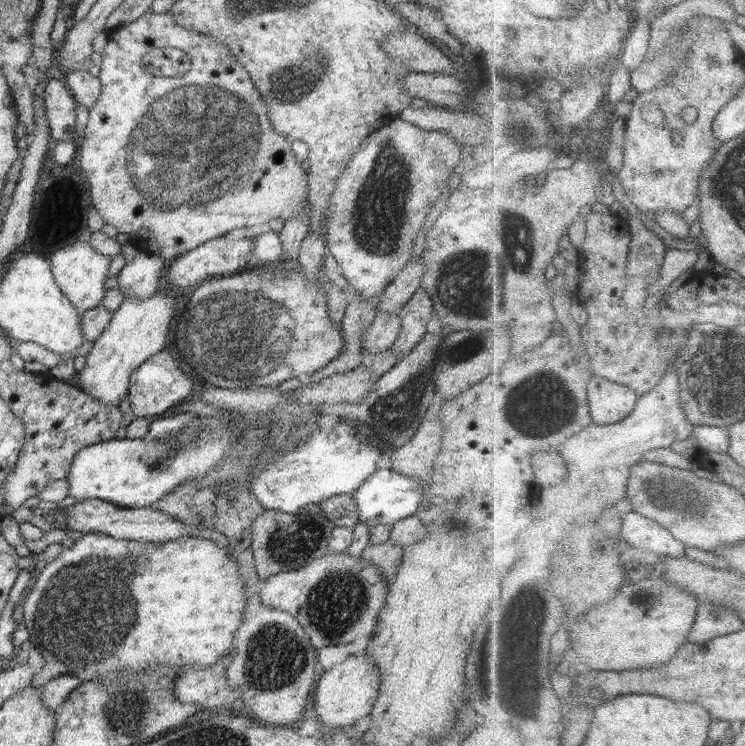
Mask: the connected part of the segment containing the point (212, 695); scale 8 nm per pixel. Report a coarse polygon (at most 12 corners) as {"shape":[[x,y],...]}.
{"shape":[[234,657],[206,668],[184,668],[174,680],[180,701],[198,711],[240,698],[226,679]]}

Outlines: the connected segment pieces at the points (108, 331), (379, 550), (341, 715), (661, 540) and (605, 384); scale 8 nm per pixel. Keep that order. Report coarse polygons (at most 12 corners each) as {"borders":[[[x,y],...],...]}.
{"borders":[[[177,292],[125,297],[86,354],[79,388],[119,405],[168,346]],[[388,539],[362,551],[382,571],[386,585],[402,563],[403,549]],[[366,653],[322,674],[312,693],[319,726],[355,730],[378,698]],[[623,507],[622,562],[658,564],[688,546],[660,522]],[[596,376],[590,382],[594,422],[622,422],[638,406],[632,387]]]}

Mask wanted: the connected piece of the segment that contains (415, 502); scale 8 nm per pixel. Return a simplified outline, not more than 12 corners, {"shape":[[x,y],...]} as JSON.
{"shape":[[388,467],[352,494],[372,527],[412,516],[428,488]]}

